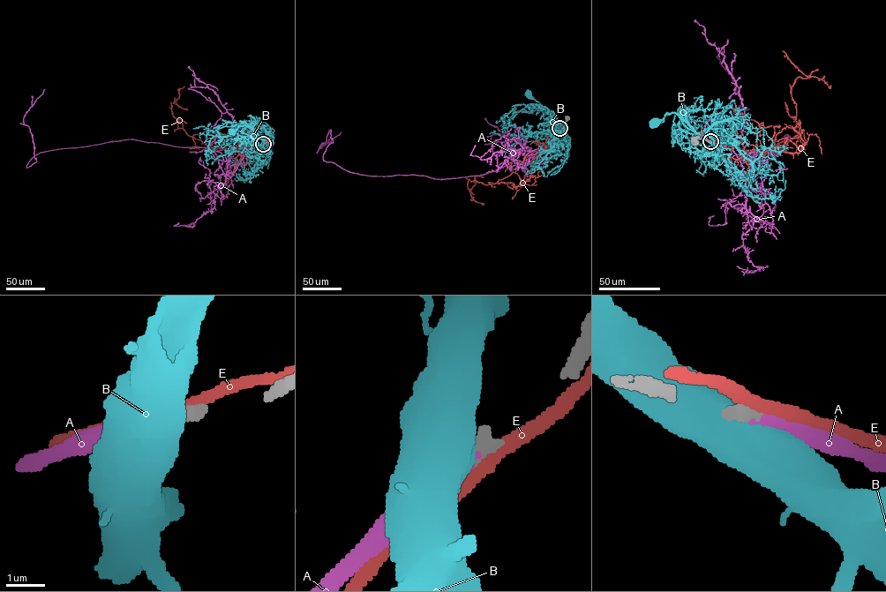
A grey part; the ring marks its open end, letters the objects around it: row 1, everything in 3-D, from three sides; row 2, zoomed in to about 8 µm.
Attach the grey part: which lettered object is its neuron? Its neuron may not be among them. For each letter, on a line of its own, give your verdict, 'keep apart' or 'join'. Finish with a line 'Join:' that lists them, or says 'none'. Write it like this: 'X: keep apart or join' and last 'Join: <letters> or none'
A: join
B: keep apart
E: keep apart
Join: A

